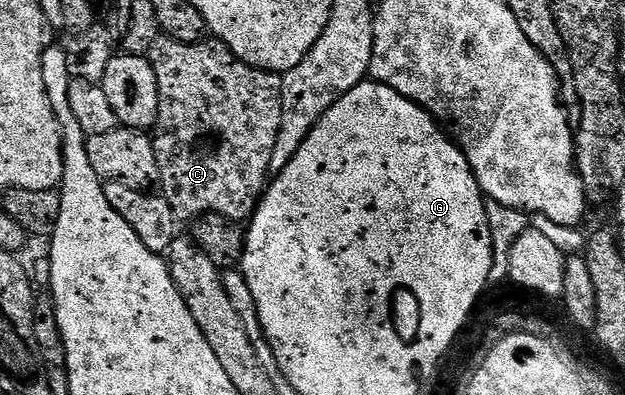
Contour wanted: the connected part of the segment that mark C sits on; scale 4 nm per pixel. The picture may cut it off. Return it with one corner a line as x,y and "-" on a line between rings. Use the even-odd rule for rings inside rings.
159,34
156,45
152,45
148,56
151,65
154,66
156,81
160,89
160,109
158,121
152,131
156,157
160,165
160,191
166,196
168,205
172,205
175,215
179,217
197,217
200,215
223,215
229,219
246,221
253,216
258,208
258,203
268,186
268,180
272,175
274,162
274,150
280,133
280,121
282,120
282,75
272,71
262,71
258,67
249,67
240,57
232,53
227,43
220,43
213,37
207,37
201,43
185,43
176,41
171,35

